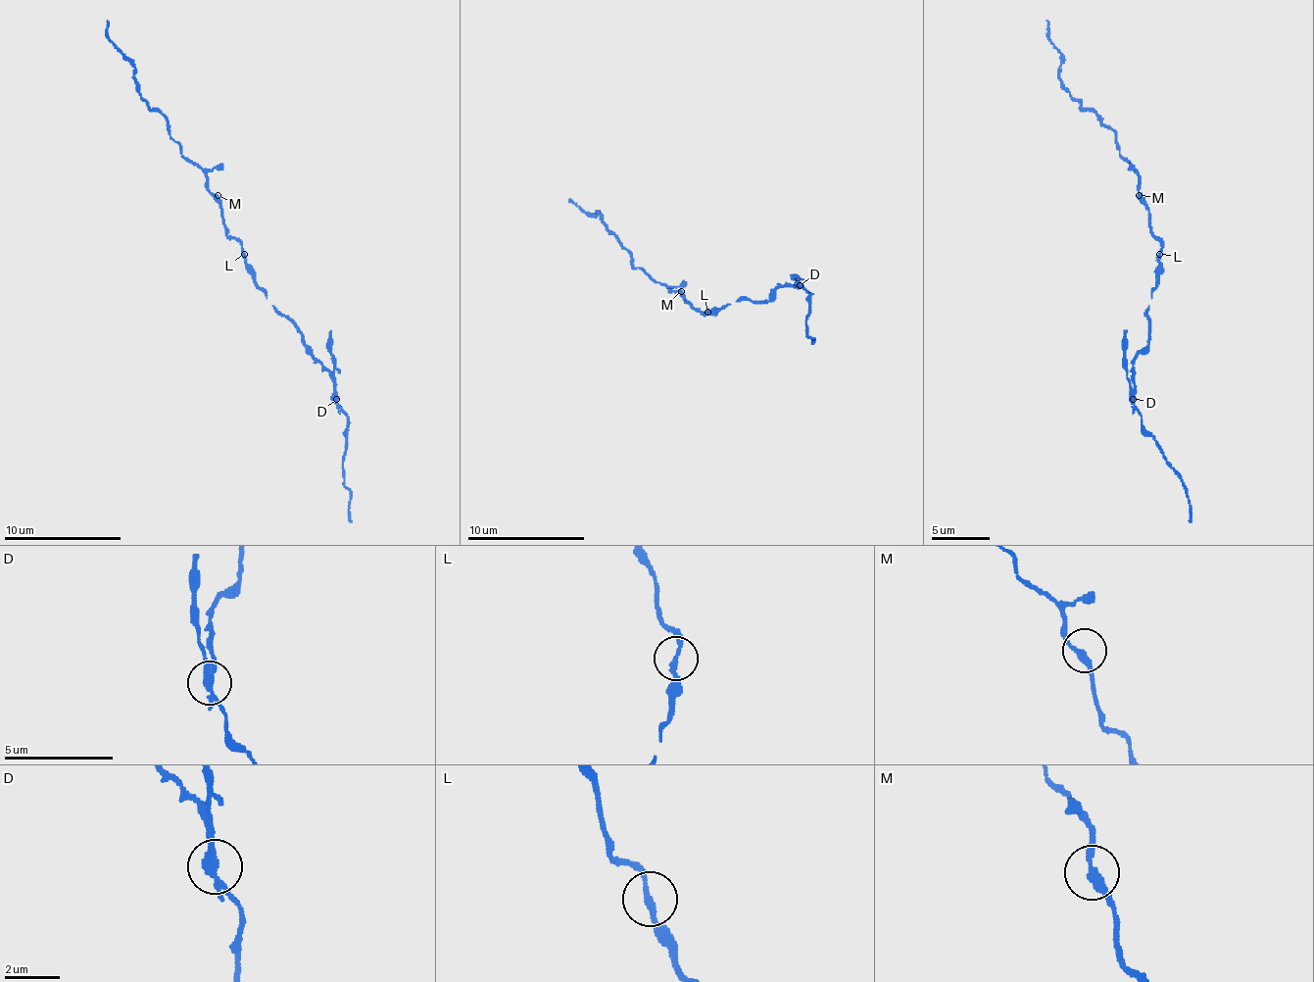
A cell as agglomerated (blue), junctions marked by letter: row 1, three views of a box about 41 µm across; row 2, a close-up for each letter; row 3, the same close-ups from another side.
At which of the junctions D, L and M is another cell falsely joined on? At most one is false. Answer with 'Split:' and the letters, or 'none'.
Split: D

